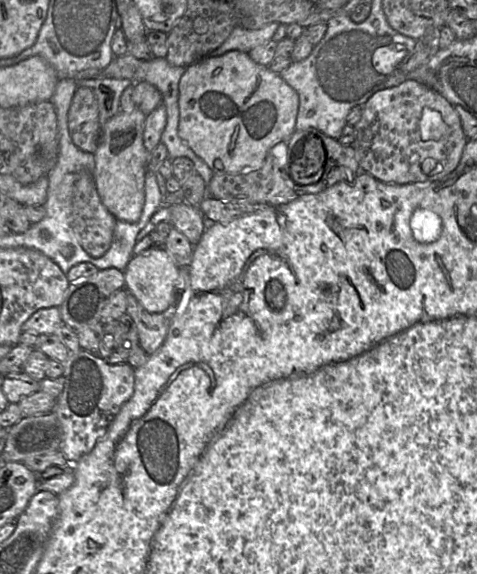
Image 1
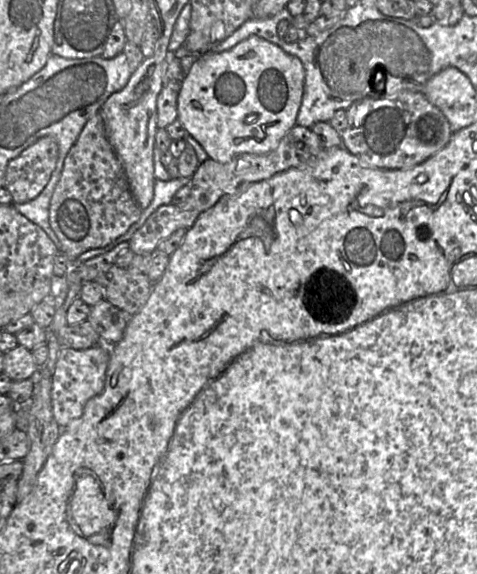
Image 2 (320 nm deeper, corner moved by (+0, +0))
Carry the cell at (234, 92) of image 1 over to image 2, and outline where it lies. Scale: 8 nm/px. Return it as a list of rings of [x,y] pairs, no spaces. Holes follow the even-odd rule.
[[[252,35],[230,50],[199,56],[186,74],[178,96],[178,120],[215,161],[228,163],[244,153],[267,154],[296,125],[304,81],[305,69],[299,58],[266,39]]]

